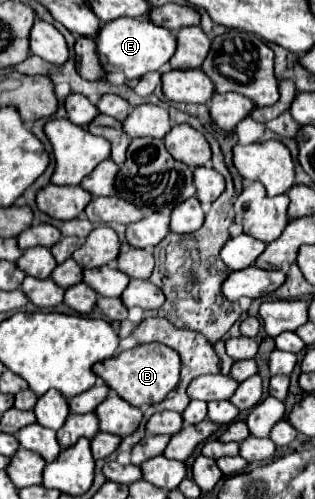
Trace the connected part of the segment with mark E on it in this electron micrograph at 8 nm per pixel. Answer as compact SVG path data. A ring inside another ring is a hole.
M117 18L99 28L95 36L97 56L107 72L123 72L127 80L137 80L147 72L159 70L175 54L175 34L163 26L139 18Z

